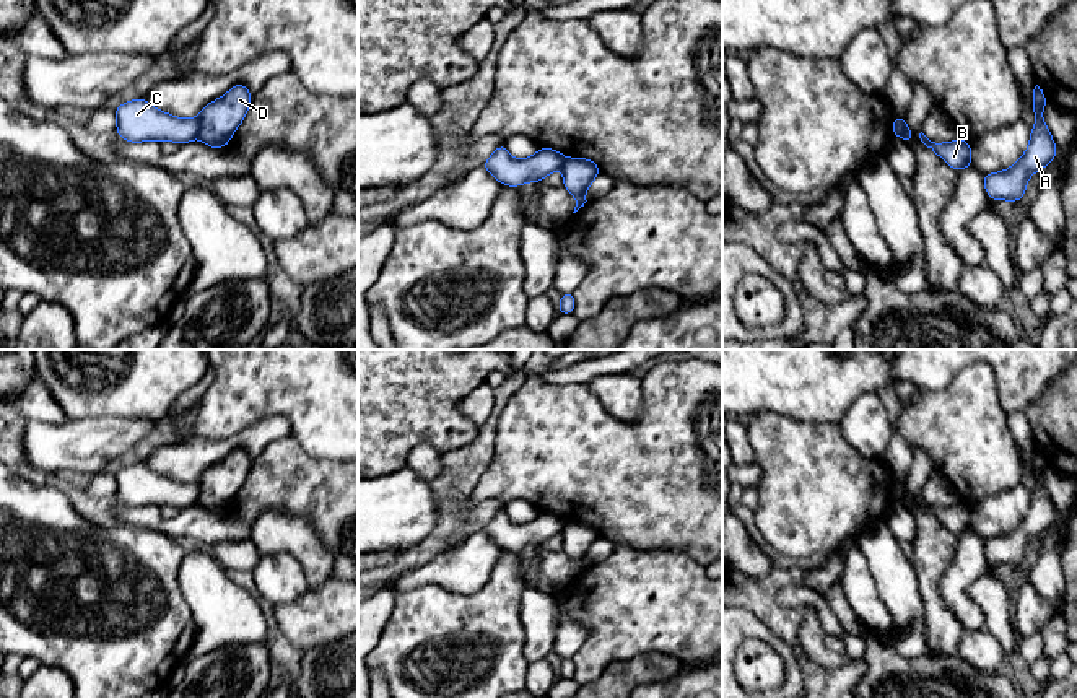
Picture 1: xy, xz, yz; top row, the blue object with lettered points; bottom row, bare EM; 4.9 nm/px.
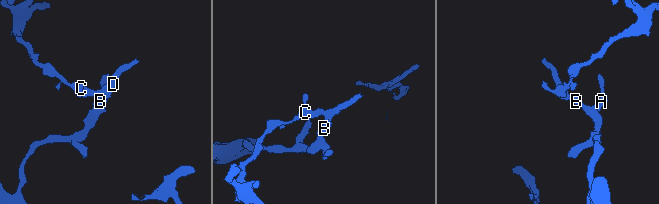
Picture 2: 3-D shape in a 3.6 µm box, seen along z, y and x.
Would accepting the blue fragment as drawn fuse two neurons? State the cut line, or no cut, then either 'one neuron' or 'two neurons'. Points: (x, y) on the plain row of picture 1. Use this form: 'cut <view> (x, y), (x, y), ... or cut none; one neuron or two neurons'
cut xy (197, 482), (200, 488), (199, 501); two neurons

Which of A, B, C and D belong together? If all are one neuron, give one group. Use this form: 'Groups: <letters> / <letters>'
Groups: A B D / C

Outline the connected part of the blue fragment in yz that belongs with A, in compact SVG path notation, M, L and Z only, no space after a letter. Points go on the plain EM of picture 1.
M1036 449L1033 454L1033 478L1036 486L1030 498L1030 509L1012 532L992 539L983 539L984 553L989 563L1010 566L1022 565L1028 542L1054 524L1057 513L1043 483L1043 472L1046 469L1046 460Z

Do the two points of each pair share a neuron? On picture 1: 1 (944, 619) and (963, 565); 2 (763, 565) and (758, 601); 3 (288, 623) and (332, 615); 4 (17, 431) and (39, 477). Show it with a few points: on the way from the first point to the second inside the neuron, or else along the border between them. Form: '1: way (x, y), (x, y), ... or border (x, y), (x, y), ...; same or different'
1: border (947, 570), (941, 578), (939, 594), (963, 628); different
2: border (771, 567), (762, 576), (745, 576), (739, 571); different
3: way (300, 620), (311, 620), (321, 615); same
4: way (17, 444), (17, 459), (26, 469); same

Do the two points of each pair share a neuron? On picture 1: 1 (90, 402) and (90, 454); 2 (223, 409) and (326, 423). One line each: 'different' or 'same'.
1: different
2: same

